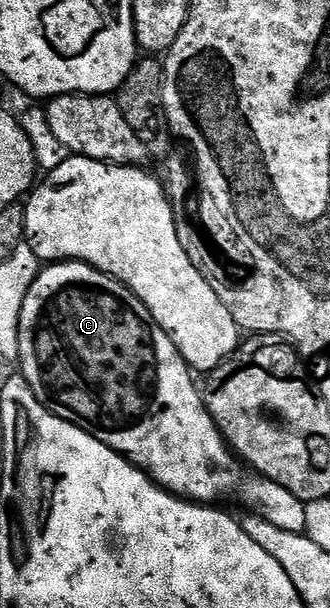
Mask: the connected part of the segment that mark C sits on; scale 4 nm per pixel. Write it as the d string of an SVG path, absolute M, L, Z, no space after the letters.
M71 261L50 263L40 270L25 297L25 304L22 305L18 367L20 367L19 374L28 382L30 389L38 397L38 401L43 403L48 410L53 411L58 417L78 423L81 427L91 431L106 446L114 448L129 463L139 467L149 479L159 483L165 491L171 491L189 501L205 505L215 504L217 502L215 499L224 499L227 495L237 495L248 506L248 509L261 515L266 521L270 521L270 525L278 525L278 529L282 529L286 533L298 535L309 530L307 528L309 508L298 497L294 497L294 493L290 493L290 489L286 489L270 479L265 479L263 475L257 474L252 469L246 469L245 464L234 454L226 436L217 427L212 415L206 409L201 388L198 383L196 387L195 381L192 380L193 372L190 370L188 362L178 353L174 341L170 341L168 334L157 325L150 309L146 309L146 305L142 305L142 301L138 301L134 292L126 285L119 283L114 277L85 263Z

